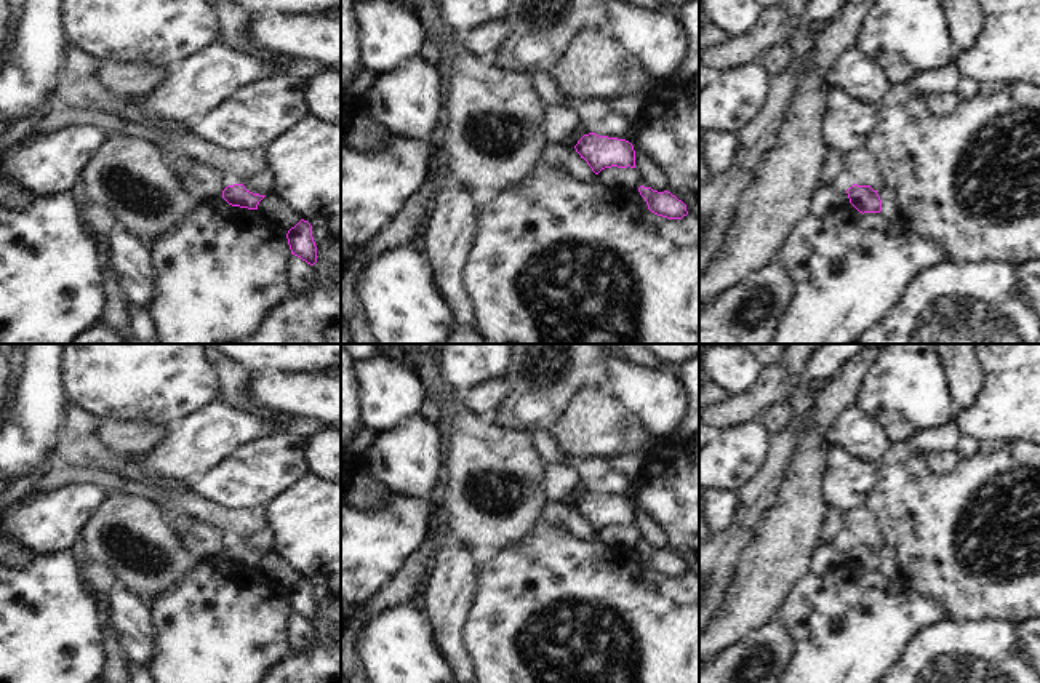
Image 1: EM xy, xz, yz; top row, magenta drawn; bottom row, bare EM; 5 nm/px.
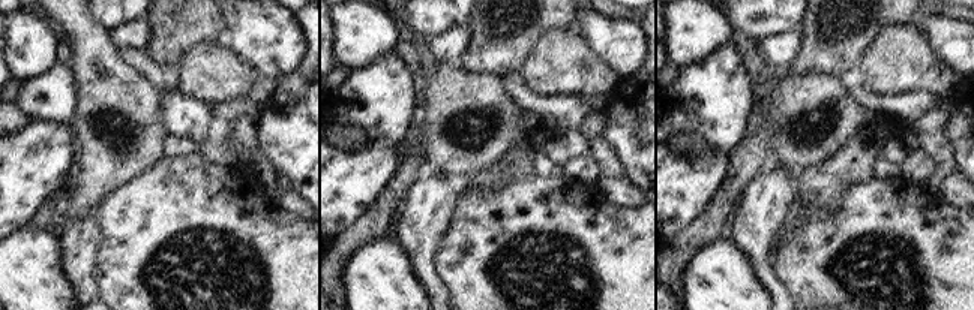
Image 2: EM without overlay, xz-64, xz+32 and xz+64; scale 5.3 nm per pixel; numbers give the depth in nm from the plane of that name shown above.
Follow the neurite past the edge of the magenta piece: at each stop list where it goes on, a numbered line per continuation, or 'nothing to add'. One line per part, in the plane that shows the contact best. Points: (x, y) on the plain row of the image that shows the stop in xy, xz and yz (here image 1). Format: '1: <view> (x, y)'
nothing to add.

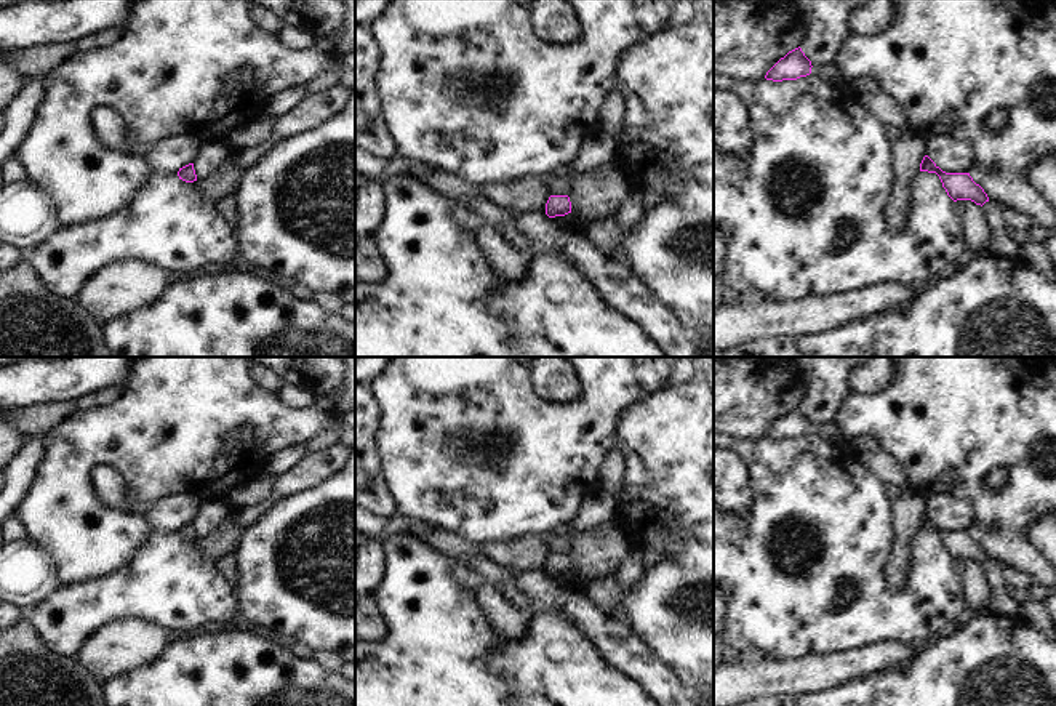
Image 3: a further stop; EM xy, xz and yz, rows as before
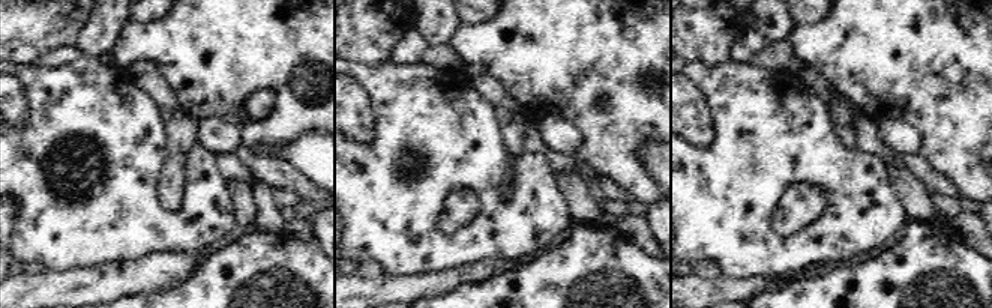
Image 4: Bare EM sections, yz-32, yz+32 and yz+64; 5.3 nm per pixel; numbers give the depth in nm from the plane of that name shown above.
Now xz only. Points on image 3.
nothing to add.

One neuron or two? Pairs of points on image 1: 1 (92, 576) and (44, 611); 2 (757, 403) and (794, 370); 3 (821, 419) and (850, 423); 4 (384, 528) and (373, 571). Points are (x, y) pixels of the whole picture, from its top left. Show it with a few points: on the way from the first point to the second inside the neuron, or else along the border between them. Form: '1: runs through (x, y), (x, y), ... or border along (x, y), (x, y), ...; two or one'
1: border along (79, 570), (88, 591); two
2: runs through (767, 394), (784, 376); one
3: border along (855, 405), (839, 415), (828, 434); two
4: runs through (378, 539), (373, 544), (373, 560); one

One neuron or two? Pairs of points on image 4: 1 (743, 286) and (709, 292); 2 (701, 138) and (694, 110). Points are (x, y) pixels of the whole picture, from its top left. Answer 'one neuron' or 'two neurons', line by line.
1: one neuron
2: one neuron

